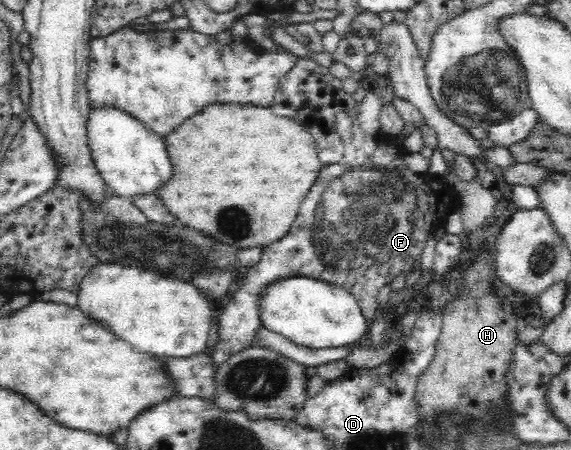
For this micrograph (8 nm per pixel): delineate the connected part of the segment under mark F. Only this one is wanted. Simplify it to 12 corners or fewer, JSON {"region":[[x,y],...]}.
{"region":[[338,114],[344,155],[318,207],[218,316],[218,366],[258,347],[262,296],[303,276],[355,296],[409,276],[456,207],[397,136]]}

